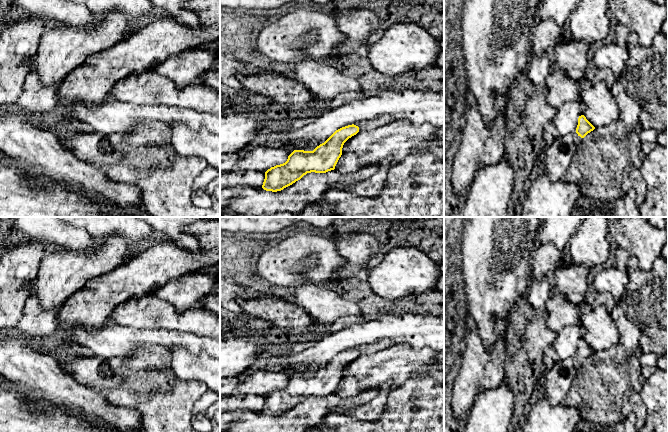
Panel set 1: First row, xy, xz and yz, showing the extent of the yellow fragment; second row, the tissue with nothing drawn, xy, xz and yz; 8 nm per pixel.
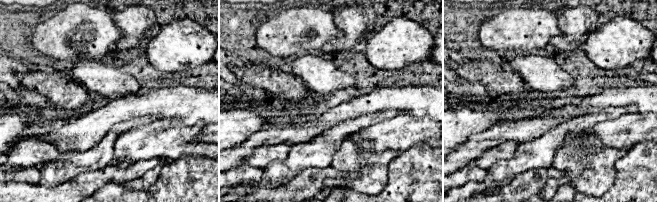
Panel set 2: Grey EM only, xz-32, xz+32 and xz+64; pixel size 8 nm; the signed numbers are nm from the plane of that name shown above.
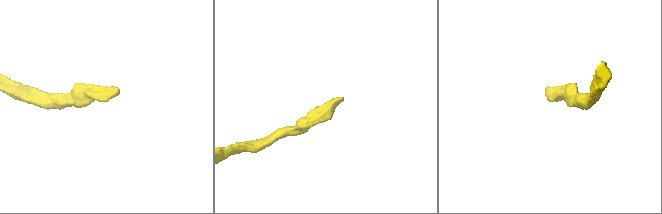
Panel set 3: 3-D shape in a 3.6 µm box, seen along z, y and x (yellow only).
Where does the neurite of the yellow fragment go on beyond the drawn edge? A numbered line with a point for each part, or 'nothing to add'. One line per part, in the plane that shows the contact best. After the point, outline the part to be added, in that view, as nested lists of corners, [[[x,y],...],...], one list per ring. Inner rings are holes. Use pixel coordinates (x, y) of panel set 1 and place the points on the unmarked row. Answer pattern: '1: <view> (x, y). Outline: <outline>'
1: xz (370, 348). Outline: [[[383,339],[377,343],[370,343],[367,345],[360,345],[355,347],[354,349],[359,351],[359,356],[361,355],[369,355],[380,350],[386,349],[393,345],[393,342],[388,339]]]

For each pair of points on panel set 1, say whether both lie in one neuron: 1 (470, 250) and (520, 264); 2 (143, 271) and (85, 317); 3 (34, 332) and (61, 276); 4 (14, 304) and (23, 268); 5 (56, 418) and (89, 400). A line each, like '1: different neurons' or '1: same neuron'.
1: same neuron
2: same neuron
3: different neurons
4: same neuron
5: different neurons

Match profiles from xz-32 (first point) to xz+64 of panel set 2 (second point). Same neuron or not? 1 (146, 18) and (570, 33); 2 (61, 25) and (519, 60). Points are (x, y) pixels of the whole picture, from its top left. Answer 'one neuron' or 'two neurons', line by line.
1: one neuron
2: two neurons

